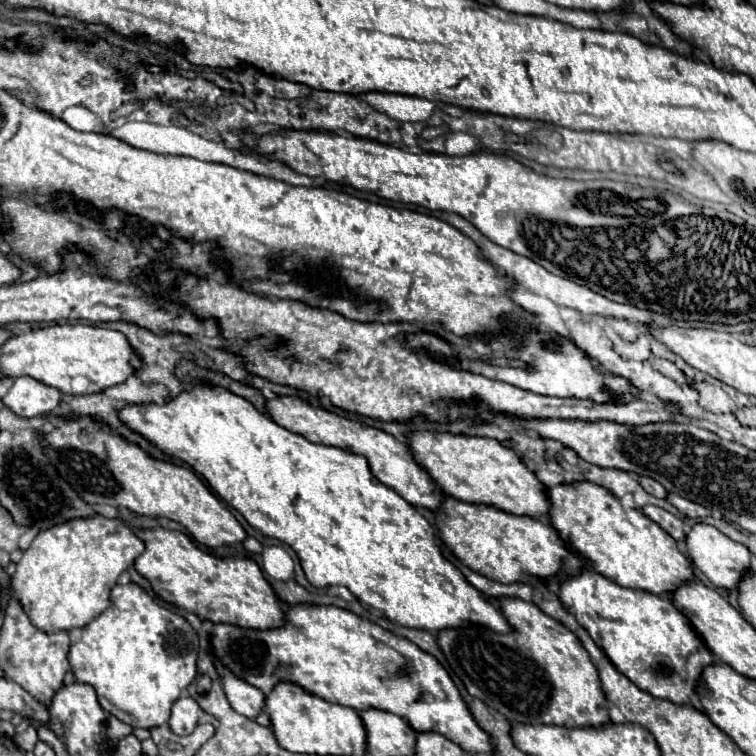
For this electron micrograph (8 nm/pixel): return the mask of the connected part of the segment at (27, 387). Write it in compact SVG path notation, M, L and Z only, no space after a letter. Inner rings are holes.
M24 376L14 380L2 402L16 416L34 418L50 414L56 404L60 404L60 392L56 392L56 388L48 388L46 384L36 384L36 380Z

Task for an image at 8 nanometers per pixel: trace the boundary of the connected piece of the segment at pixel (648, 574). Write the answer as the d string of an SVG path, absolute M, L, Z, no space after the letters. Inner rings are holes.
M562 482L558 486L546 486L550 500L548 522L558 536L570 544L582 562L590 558L590 566L624 584L626 588L648 588L648 592L670 594L684 580L692 578L688 558L680 552L676 540L668 536L656 522L648 520L640 510L624 510L620 500L600 484L594 482Z

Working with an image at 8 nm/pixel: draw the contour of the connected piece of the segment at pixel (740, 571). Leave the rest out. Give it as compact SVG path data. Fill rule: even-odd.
M696 524L696 526L692 526L692 530L686 536L686 550L688 550L688 556L692 558L692 562L718 588L728 588L728 590L730 588L738 588L742 576L752 566L752 552L744 544L734 542L728 536L724 536L720 530L716 530L710 524Z

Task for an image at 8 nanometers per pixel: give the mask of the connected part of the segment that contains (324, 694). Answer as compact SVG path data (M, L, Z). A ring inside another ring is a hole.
M294 604L286 608L284 624L278 628L254 630L234 624L214 624L210 646L212 654L220 660L222 666L226 666L236 678L260 688L264 694L268 694L278 682L292 682L308 694L324 698L326 702L348 706L360 712L368 708L392 712L406 720L416 732L438 732L472 754L492 752L488 734L476 724L458 688L450 680L448 672L440 666L440 662L420 650L414 642L400 638L362 616L356 616L350 610L338 606Z

